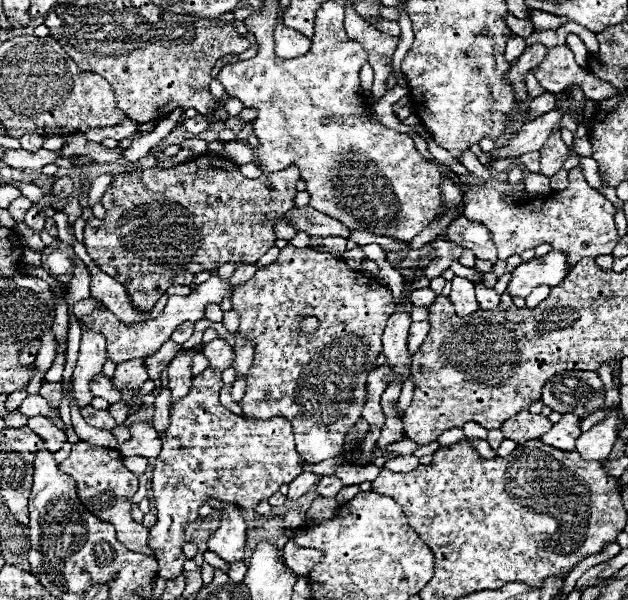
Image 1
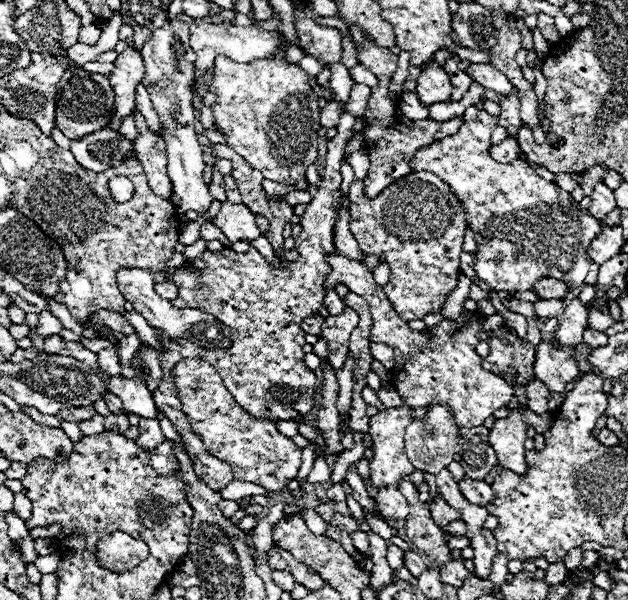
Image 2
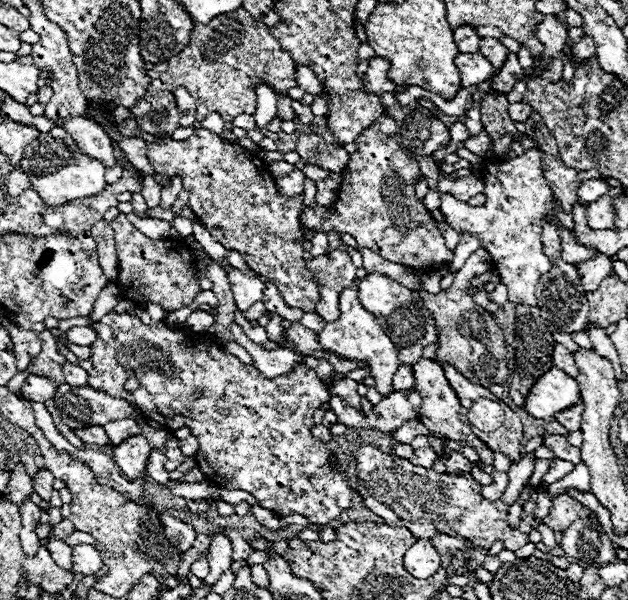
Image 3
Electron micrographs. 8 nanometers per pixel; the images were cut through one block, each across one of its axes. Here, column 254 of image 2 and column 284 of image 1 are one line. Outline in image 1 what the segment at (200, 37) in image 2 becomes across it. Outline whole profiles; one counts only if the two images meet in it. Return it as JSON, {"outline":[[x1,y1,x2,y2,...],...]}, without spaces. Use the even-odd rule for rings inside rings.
{"outline":[[278,24,274,30,274,40,276,40,276,56,278,58,300,58,310,50,312,40,292,28,286,28,284,24]]}

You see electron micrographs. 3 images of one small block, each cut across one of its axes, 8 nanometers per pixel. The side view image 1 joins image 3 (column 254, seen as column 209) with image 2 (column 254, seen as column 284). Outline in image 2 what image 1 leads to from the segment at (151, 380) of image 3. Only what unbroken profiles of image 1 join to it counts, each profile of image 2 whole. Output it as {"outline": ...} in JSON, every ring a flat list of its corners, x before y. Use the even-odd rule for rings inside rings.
{"outline":[[200,358,180,360,172,370,172,380,178,390,182,412,186,412,192,430,202,438,206,450,212,456,232,466,236,480,252,482,266,488,268,492,276,492,296,478,302,462,302,450,290,438,278,432,276,422,258,420,244,412,234,402,212,364,206,364]]}

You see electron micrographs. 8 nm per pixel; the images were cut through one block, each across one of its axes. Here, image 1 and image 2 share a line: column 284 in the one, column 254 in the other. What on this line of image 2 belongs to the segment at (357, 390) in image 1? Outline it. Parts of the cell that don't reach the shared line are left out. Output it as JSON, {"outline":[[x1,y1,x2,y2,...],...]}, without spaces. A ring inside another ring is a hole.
{"outline":[[344,110,340,114,340,122,336,126,338,134,328,140,326,166,322,172,322,182,318,184,318,192,310,206,306,206,300,226,302,230,295,237,296,250,300,258,296,262,286,262,282,268,276,268,266,262,266,258,250,246,248,252,236,254,232,250,210,252,204,250,198,258,188,260,174,274,174,284,178,286,178,298,172,300,176,308,198,308,228,323,232,332,230,348,200,348,190,340,176,338,170,340,162,330,156,330,162,346,158,350,162,364,162,382,154,390,154,400,158,410,166,414,176,432,182,436,186,444,186,452,194,464,194,470,210,488,222,490,232,480,232,470,226,462,210,456,200,436,195,434,188,420,182,418,178,396,174,396,172,384,172,368,182,358,202,358,208,360,224,380,224,386,234,396,236,404,240,404,250,416,266,418,266,420,294,420,304,416,314,406,316,394,316,376,304,364,304,350,298,340,304,340,304,330,300,328,302,320,316,314,324,300,324,282,332,272,326,262,326,254,334,254,334,224,338,222,338,204,340,204,340,160,344,156,346,138,352,134,354,116]]}

